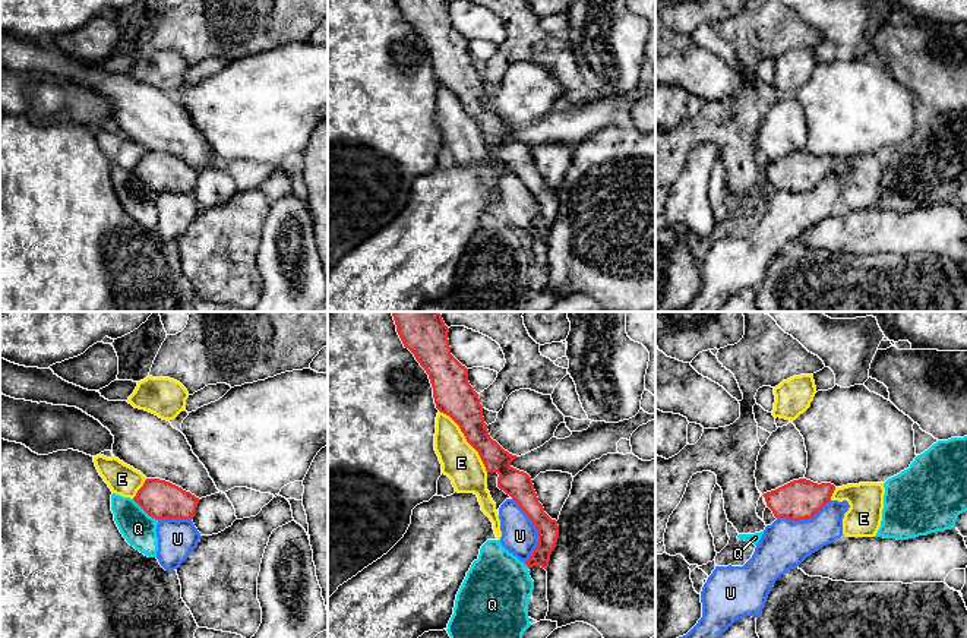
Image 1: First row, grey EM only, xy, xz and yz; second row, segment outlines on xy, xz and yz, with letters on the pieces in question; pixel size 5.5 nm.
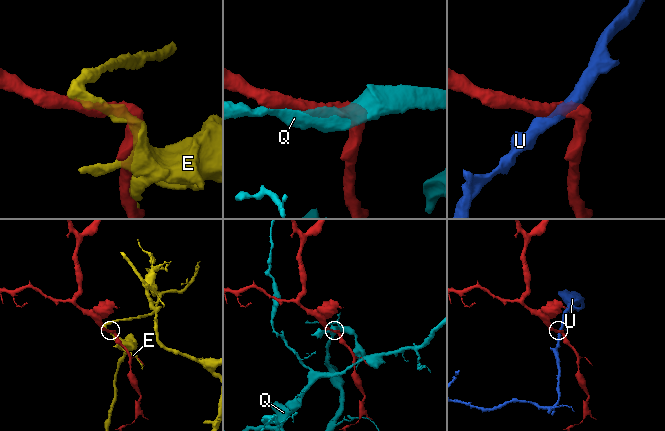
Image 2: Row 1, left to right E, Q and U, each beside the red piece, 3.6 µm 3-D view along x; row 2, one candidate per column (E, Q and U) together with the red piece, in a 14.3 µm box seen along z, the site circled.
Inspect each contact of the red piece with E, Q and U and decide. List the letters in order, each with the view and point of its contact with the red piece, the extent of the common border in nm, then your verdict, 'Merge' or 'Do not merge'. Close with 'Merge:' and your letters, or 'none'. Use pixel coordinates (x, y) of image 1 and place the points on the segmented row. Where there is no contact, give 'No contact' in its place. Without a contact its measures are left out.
E: Touches red at xz (465, 438). Shared border 440 nm. Do not merge
Q: Touches red at xy (145, 511). Shared border 190 nm. Do not merge
U: Touches red at xz (537, 528). Shared border 360 nm. Do not merge
Merge: none

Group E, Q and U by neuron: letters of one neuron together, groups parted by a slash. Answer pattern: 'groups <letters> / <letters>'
groups E / Q / U

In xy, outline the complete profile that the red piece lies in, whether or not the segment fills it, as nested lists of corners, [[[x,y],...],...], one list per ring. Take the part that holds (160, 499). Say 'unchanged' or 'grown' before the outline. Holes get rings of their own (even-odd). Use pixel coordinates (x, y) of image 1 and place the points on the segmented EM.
unchanged; [[[146,478],[133,500],[152,518],[193,519],[199,498],[159,478]]]

